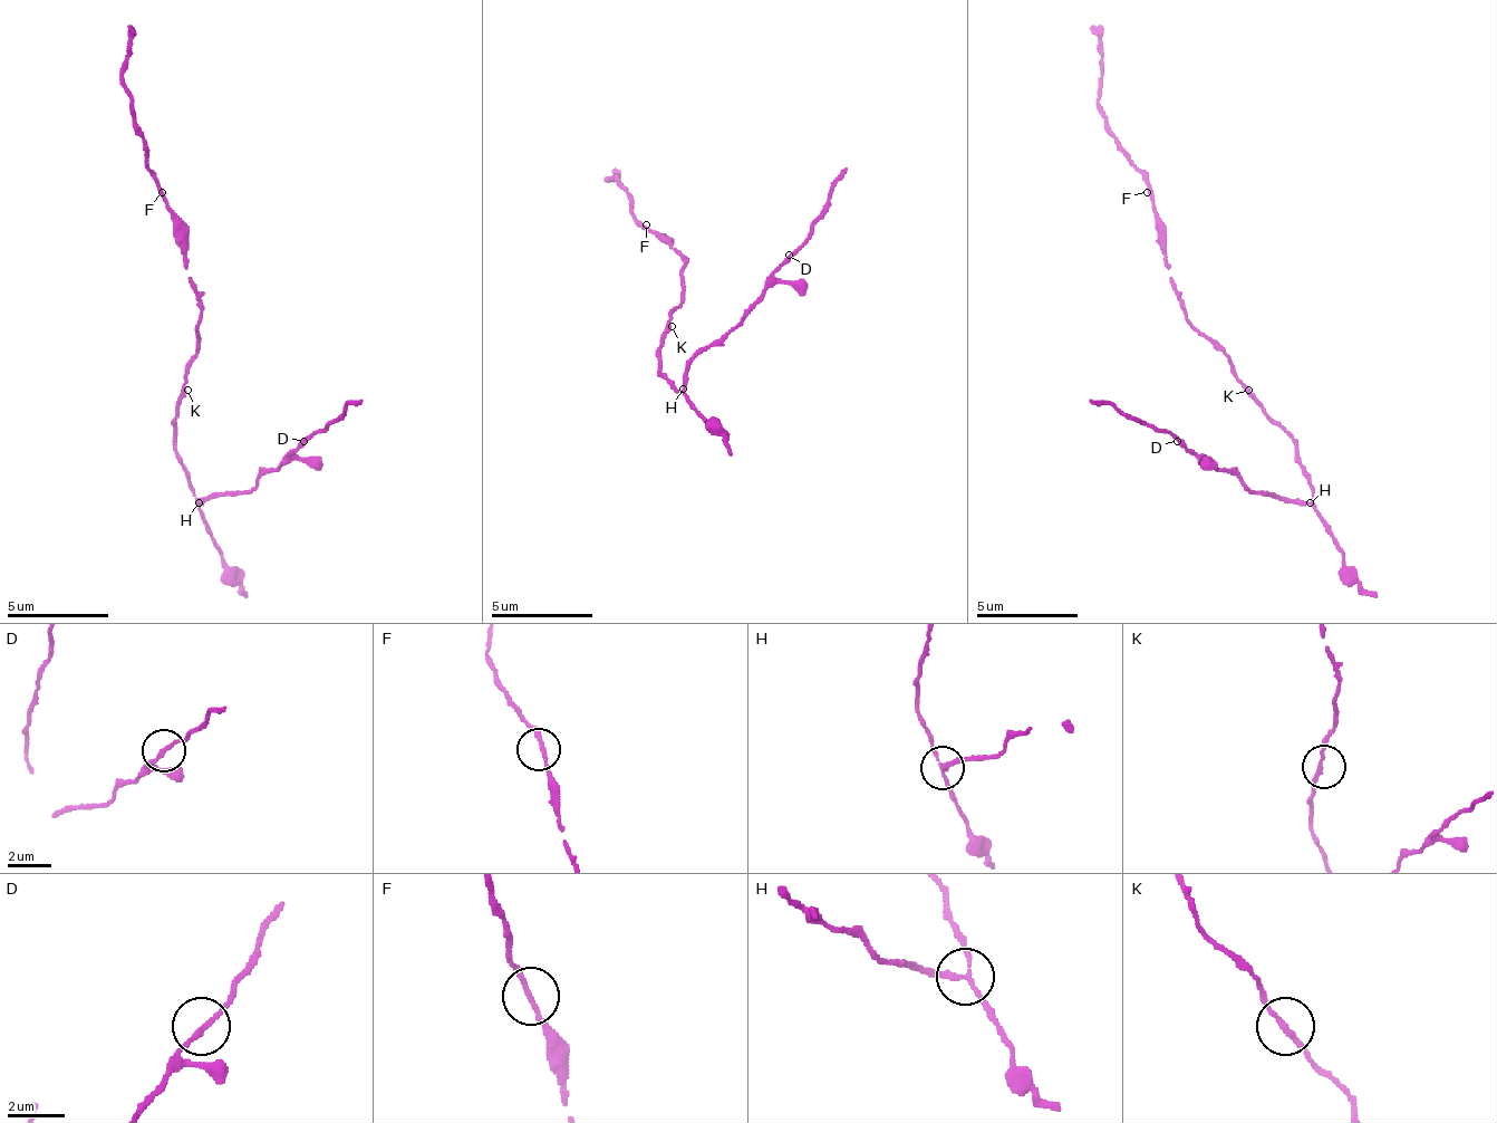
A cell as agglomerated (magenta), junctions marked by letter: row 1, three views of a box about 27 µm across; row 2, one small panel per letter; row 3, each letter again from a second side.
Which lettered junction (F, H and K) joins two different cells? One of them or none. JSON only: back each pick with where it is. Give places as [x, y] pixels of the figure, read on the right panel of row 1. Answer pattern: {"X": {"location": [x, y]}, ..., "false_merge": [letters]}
{"H": {"location": [1310, 502]}, "false_merge": ["H"]}

